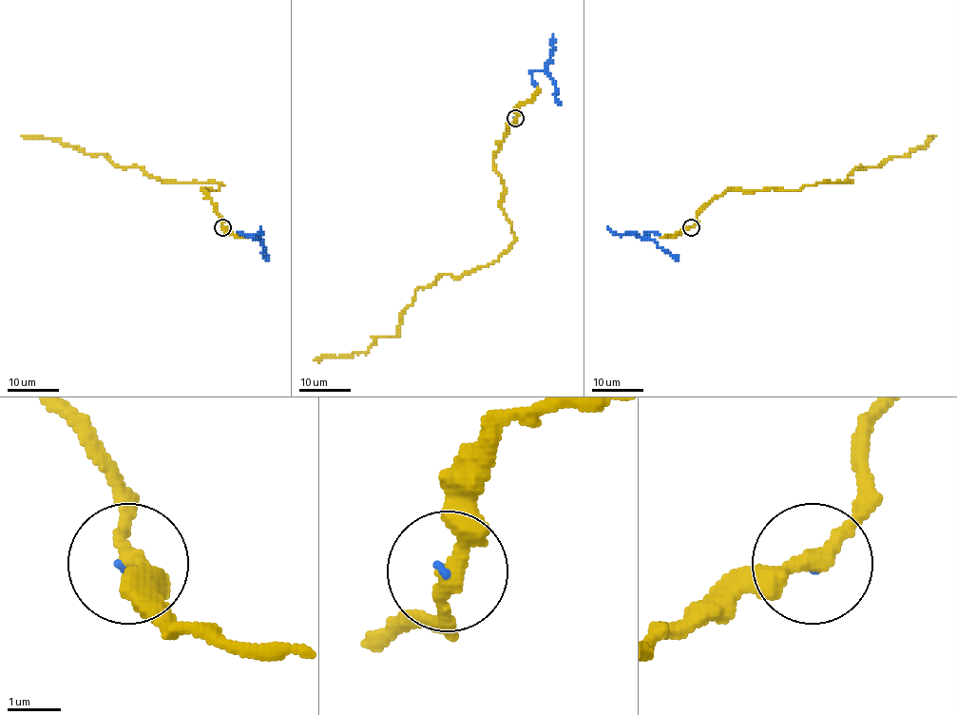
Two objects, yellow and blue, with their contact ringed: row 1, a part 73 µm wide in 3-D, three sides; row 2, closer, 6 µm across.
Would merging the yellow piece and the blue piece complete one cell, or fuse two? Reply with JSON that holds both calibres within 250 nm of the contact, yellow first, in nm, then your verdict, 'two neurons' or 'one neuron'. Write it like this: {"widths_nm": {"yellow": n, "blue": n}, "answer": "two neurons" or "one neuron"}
{"widths_nm": {"yellow": 320, "blue": 50}, "answer": "one neuron"}

